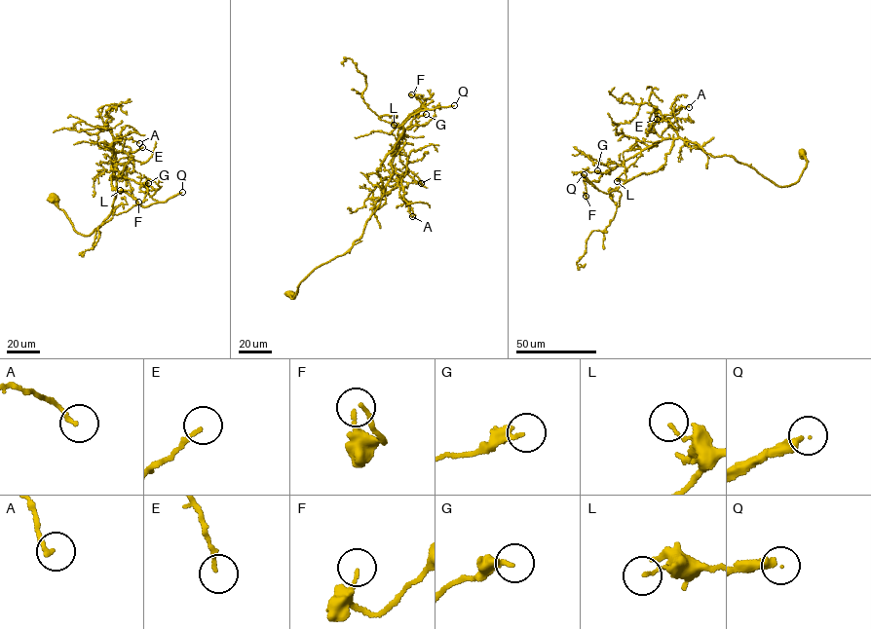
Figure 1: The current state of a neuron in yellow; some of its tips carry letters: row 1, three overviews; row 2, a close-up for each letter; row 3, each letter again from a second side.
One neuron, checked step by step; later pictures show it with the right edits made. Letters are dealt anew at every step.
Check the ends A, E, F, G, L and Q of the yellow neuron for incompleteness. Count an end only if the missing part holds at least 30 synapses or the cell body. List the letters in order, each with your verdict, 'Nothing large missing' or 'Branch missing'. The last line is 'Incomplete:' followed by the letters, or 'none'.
A: Nothing large missing
E: Nothing large missing
F: Nothing large missing
G: Nothing large missing
L: Nothing large missing
Q: Branch missing
Incomplete: Q

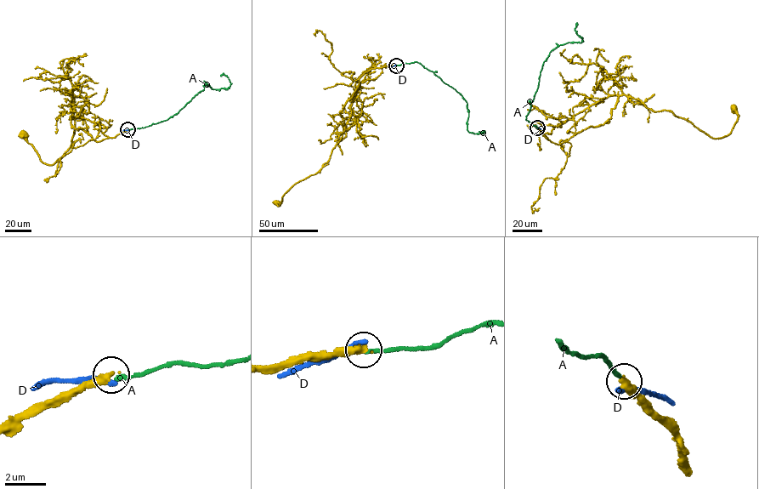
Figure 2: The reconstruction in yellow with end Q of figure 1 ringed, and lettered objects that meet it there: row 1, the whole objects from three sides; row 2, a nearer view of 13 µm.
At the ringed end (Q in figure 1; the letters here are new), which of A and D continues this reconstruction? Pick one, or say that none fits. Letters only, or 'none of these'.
none of these

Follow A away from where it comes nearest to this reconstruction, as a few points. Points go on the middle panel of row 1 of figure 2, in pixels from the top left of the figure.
A: (396, 65), (416, 61), (433, 71), (467, 102), (467, 130), (474, 133), (484, 131), (478, 131)

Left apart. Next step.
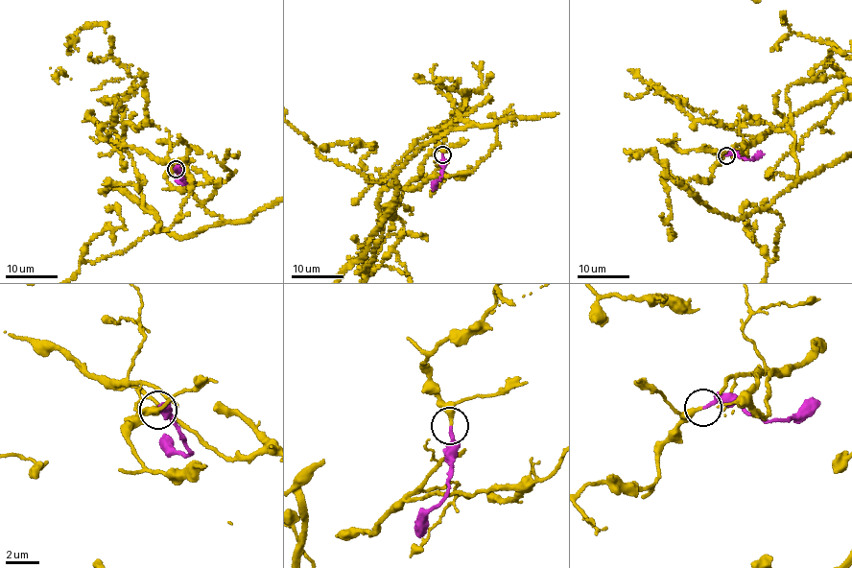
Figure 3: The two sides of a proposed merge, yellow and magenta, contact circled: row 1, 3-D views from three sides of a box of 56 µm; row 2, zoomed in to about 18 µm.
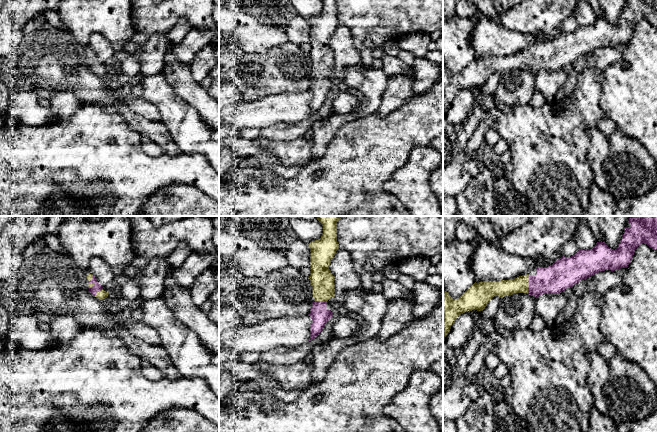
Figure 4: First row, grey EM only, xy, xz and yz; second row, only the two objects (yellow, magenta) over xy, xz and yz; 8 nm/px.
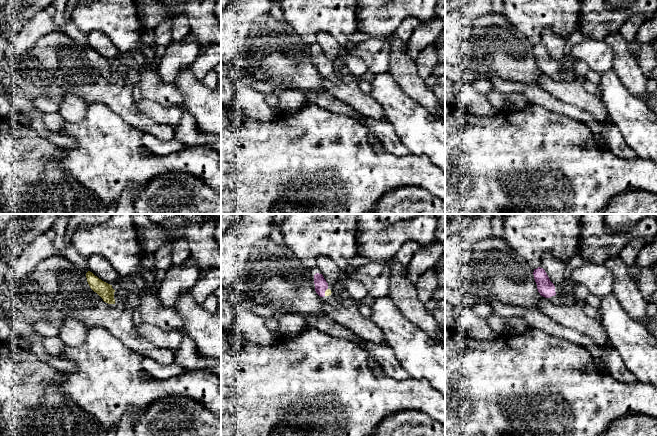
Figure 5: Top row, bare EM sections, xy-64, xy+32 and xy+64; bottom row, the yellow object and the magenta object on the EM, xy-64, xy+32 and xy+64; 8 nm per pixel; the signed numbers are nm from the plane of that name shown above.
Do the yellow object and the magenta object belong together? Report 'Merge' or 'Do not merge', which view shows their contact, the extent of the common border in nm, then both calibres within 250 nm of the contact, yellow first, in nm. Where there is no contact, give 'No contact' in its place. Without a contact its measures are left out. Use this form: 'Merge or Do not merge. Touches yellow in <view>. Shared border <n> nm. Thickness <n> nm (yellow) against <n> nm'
Merge. Touches yellow in yz. Shared border 150 nm. Thickness 130 nm (yellow) against 240 nm

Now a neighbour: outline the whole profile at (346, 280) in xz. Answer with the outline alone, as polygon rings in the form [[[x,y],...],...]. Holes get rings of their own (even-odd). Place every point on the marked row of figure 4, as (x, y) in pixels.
[[[339,248],[332,258],[329,269],[334,276],[335,297],[361,290],[360,278],[354,270],[350,253]]]

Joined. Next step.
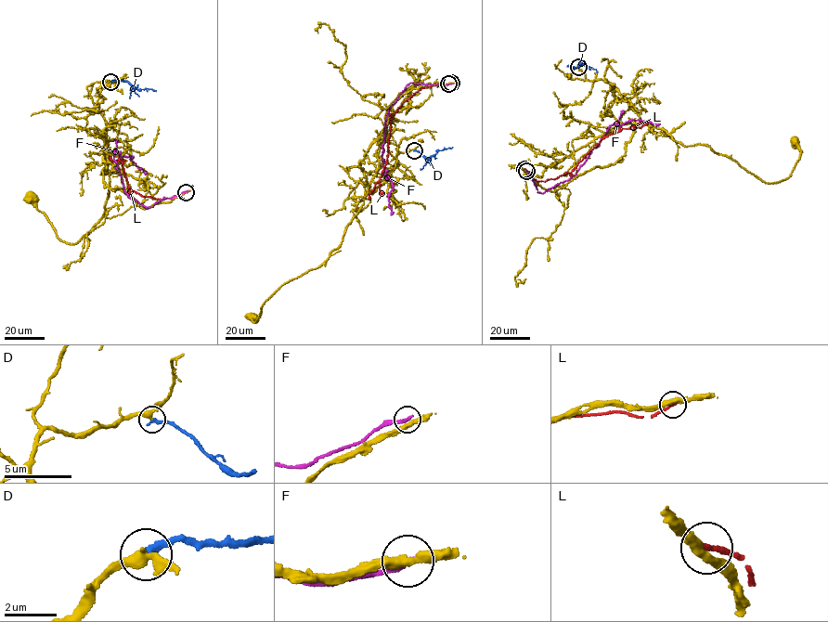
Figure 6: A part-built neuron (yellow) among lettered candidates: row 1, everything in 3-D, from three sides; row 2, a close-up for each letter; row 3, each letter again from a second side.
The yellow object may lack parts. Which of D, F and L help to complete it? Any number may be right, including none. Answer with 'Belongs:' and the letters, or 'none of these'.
Belongs: D

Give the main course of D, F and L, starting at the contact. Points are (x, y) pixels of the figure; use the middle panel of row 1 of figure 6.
D: (414, 150), (428, 159), (438, 150), (452, 147)
F: (451, 83), (408, 83), (390, 107), (381, 156), (384, 174), (392, 183), (388, 206), (392, 214)
L: (448, 84), (421, 88), (392, 114), (386, 164), (368, 199)

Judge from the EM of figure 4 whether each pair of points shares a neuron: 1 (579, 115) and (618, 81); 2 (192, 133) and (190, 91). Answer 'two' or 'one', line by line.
1: two
2: two

